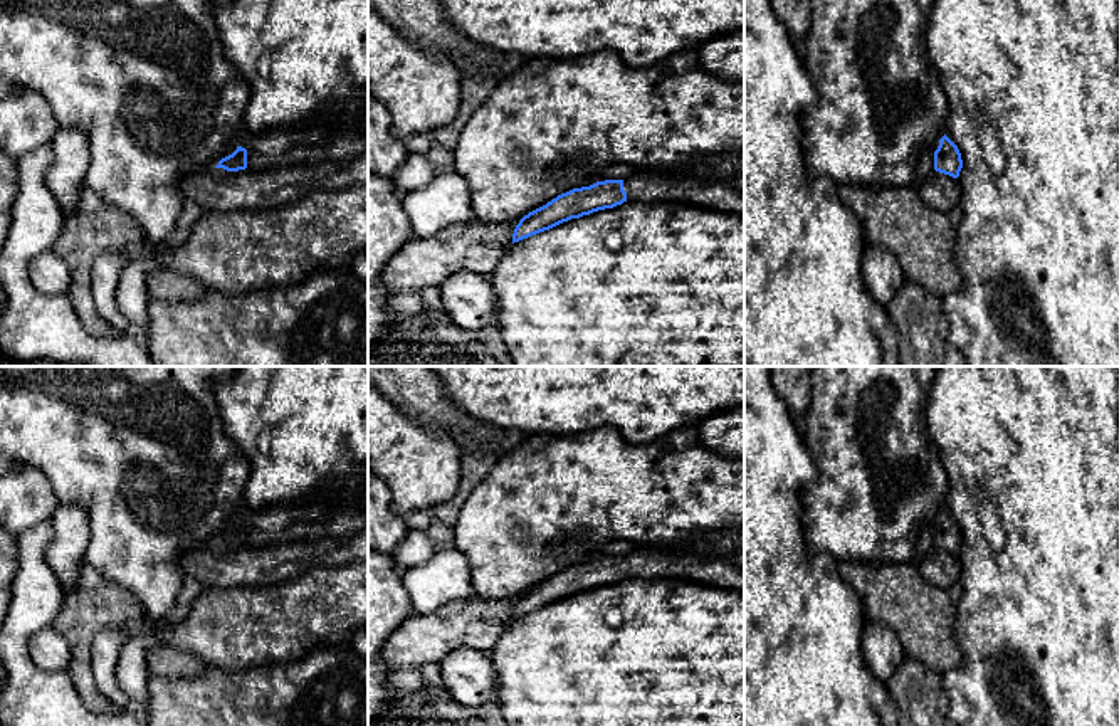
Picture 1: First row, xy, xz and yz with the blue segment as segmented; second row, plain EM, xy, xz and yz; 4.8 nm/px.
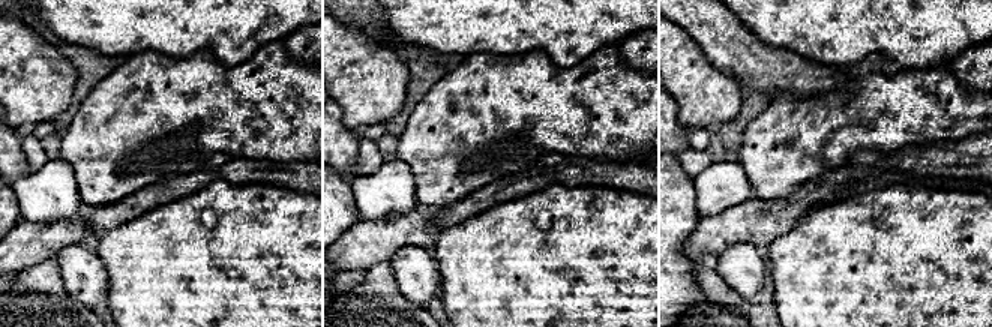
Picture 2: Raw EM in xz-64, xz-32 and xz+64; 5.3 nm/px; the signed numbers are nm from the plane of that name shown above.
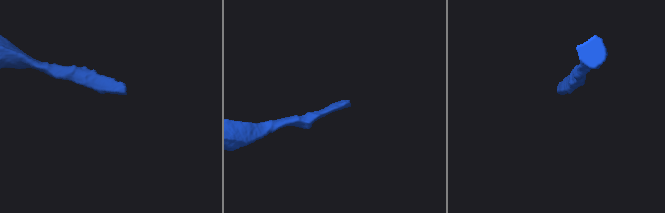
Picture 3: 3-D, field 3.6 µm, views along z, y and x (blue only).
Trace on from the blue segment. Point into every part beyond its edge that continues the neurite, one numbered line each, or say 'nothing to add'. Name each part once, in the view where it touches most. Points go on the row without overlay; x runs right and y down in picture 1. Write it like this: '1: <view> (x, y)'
1: xy (273, 525)

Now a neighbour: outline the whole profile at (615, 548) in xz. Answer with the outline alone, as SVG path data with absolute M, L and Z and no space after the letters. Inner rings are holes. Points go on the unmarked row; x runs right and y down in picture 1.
M612 541L602 550L602 558L605 556L627 556L630 553L635 553L640 546L632 541Z

